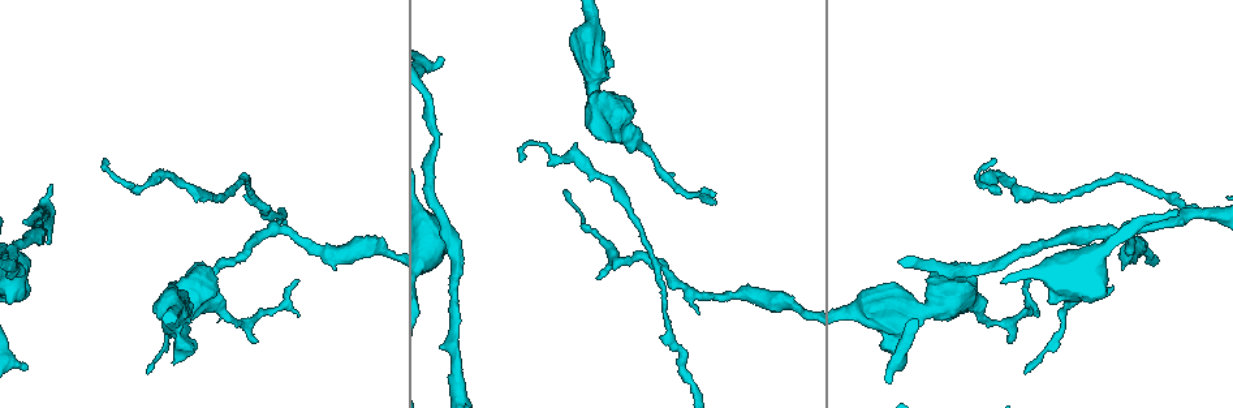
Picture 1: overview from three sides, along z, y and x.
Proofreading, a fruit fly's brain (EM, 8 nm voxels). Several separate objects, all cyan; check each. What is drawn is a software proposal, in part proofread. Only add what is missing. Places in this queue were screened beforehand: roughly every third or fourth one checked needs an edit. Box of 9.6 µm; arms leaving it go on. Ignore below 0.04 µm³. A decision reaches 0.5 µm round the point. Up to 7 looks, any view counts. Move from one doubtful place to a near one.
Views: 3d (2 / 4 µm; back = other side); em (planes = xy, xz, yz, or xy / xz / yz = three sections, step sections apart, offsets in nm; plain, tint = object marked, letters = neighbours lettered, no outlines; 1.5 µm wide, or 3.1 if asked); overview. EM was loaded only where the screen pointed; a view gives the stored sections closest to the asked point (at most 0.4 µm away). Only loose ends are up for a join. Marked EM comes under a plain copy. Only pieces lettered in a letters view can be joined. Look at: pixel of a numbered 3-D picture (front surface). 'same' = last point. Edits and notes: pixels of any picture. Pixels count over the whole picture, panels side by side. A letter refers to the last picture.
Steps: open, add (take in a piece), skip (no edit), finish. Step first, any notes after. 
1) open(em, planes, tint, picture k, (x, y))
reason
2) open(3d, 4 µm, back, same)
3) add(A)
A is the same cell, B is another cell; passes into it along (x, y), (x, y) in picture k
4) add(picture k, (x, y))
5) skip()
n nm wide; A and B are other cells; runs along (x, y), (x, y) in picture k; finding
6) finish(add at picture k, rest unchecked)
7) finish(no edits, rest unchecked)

open(em, xy, step 4, tint, picture 1, (1113, 288))
tapers out

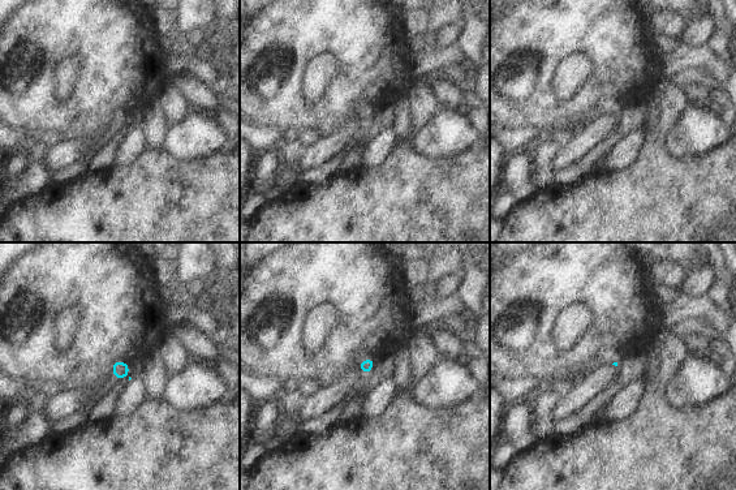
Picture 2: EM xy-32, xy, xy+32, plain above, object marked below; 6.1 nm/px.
open(em, planes, letters, same)

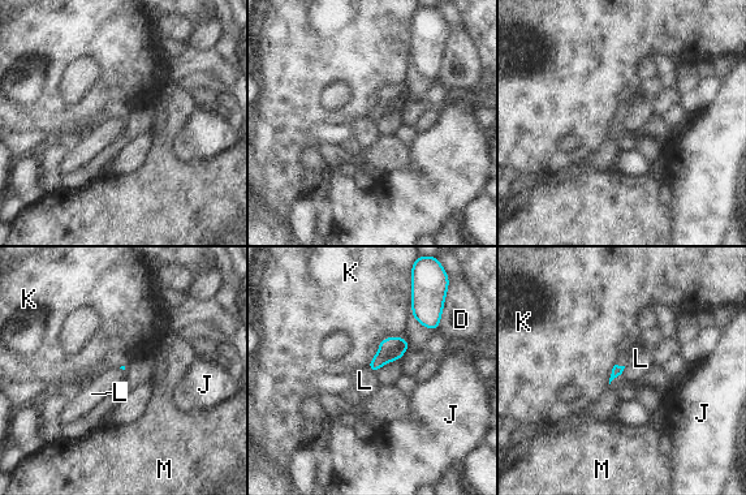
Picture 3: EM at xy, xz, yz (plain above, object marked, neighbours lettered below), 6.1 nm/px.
skip()
D, J, K, L and M are other cells; border along (366, 366), (375, 373) in picture 3; no lettered piece goes on from it

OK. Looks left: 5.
open(3d, 2 µm, picture 1, (673, 175))
thin end

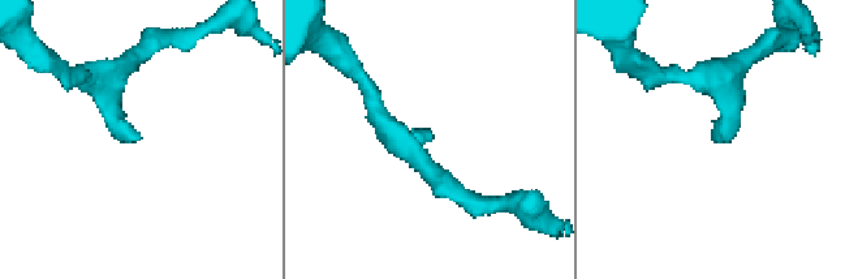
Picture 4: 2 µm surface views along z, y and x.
open(em, 3.1 µm, yz, step 16, letters, picture 4, (728, 139))

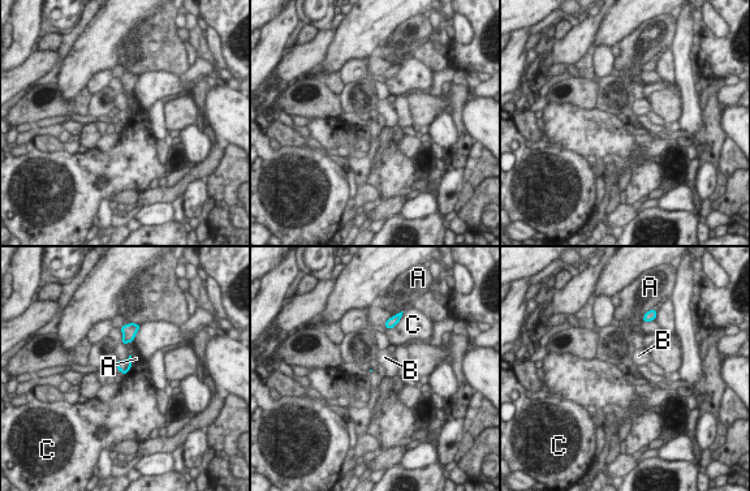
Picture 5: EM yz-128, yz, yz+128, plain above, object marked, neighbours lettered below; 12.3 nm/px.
skip()
C touches over 180 nm; A, B and C are other cells; no lettered piece goes on from it

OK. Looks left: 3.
open(3d, 2 µm, picture 1, (564, 193))
thin end

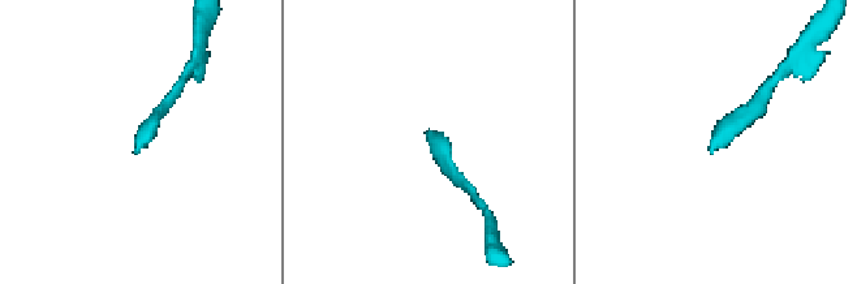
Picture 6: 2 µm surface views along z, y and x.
open(em, planes, letters, picture 6, (714, 150))

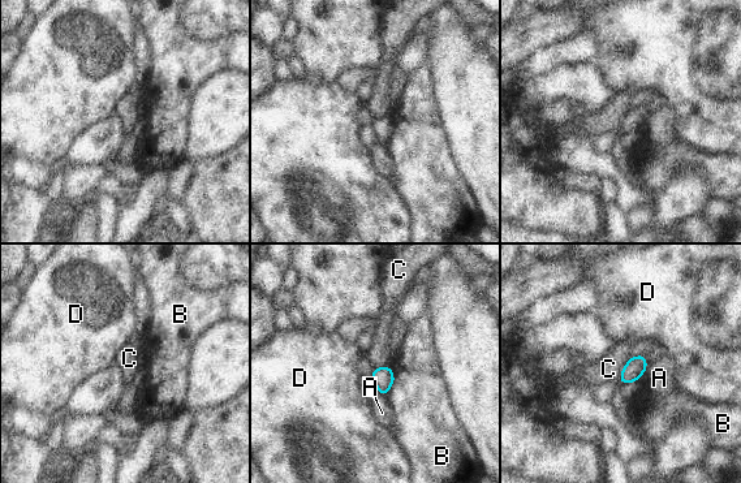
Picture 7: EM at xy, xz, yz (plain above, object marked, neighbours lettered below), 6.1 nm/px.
skip()
120 nm wide; A, B, C and D are other cells; border along (630, 357), (617, 383) in picture 7; none of them fits

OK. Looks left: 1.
finish(no edits, rest unchecked)

